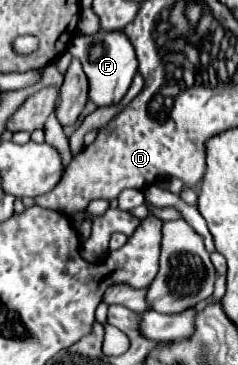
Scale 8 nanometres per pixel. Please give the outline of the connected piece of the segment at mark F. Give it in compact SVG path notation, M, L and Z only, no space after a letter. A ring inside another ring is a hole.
M99 30L97 34L91 36L75 36L69 42L67 50L83 64L83 70L89 80L89 98L97 106L117 104L125 96L125 92L133 82L133 76L137 74L137 56L129 36L123 30L113 30L113 32Z

